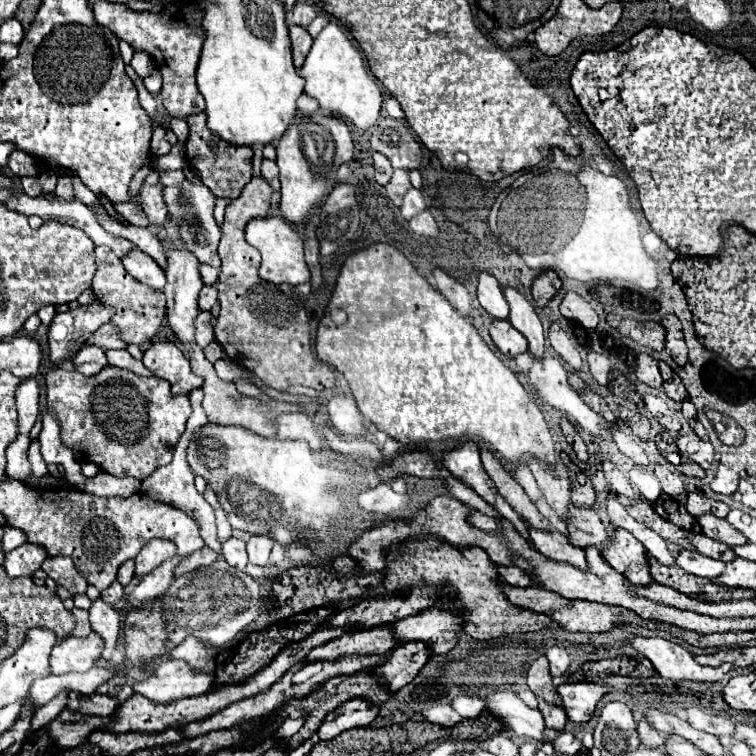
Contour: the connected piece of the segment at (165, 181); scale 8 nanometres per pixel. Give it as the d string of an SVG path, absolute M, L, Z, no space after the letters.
M165 170L165 172L159 172L159 182L163 186L171 186L171 184L179 184L185 180L185 174L183 170Z

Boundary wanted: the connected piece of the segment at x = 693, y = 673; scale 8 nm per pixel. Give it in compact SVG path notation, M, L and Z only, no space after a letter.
M633 636L633 648L647 656L659 676L671 680L697 680L697 682L719 682L727 672L737 670L735 664L723 664L719 668L701 666L687 648L665 638L643 638Z

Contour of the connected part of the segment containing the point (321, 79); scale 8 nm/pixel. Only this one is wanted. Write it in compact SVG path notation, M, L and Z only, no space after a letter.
M331 20L315 38L305 64L299 70L299 76L305 78L305 94L315 98L323 110L331 110L341 118L353 122L361 130L369 130L381 114L381 90L373 80L369 68L363 62L359 48L345 36L341 26Z

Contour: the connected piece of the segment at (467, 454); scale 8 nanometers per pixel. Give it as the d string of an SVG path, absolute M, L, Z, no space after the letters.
M467 442L463 446L457 446L457 448L451 448L451 450L443 452L443 464L451 470L451 474L455 478L469 484L485 502L489 502L495 510L499 510L501 516L507 518L517 528L517 532L521 532L521 536L529 538L525 522L505 502L505 498L497 492L493 480L485 472L485 468L481 464L481 458L479 458L479 446L475 442Z

